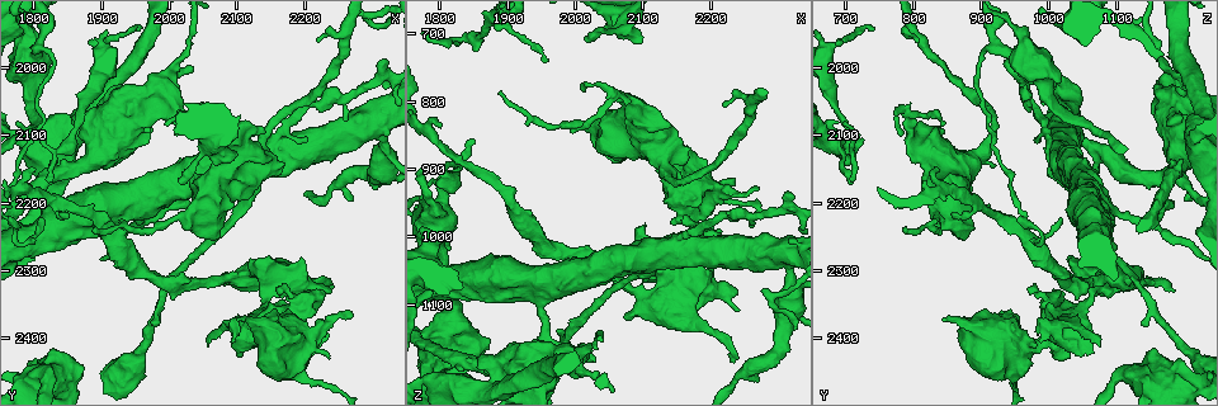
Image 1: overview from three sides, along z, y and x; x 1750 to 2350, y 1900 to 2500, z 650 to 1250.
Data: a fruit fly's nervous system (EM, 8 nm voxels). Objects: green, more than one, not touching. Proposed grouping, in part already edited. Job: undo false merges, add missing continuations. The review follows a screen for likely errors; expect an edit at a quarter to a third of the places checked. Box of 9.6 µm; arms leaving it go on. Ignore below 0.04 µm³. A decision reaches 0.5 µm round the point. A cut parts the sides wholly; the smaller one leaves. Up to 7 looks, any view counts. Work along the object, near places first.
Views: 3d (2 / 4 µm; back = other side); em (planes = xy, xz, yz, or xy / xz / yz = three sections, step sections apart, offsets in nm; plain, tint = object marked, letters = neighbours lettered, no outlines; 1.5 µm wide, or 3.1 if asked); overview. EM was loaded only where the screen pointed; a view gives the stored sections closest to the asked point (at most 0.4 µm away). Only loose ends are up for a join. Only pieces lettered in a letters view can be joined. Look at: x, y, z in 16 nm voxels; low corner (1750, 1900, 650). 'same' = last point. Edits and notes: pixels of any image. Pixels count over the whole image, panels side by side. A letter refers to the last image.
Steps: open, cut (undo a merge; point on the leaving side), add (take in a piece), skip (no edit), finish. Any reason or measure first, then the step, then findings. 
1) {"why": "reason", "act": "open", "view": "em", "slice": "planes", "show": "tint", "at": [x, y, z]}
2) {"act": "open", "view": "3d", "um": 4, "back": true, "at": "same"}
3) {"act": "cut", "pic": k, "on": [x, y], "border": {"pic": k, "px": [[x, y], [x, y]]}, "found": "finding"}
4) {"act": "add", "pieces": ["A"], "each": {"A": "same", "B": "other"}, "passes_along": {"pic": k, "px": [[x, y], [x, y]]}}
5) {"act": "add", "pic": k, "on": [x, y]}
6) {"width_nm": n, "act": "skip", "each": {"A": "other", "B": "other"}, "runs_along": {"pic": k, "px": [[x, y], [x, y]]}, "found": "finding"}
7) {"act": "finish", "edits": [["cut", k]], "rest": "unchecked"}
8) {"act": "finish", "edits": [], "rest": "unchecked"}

{"why": "calibre changes", "act": "open", "view": "em", "slice": "xz", "step": 4, "show": "tint", "at": [1905, 2230, 950]}

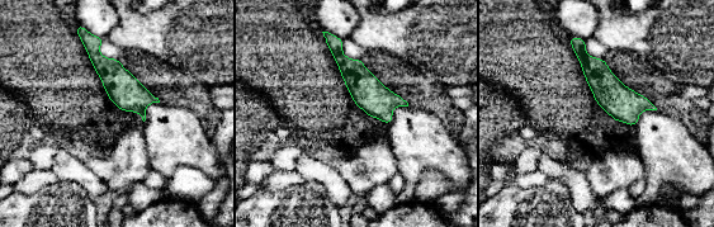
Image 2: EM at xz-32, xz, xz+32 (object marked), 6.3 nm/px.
{"why": "what lies round it", "act": "open", "view": "em", "slice": "xz", "step": 4, "show": "letters", "at": "same"}

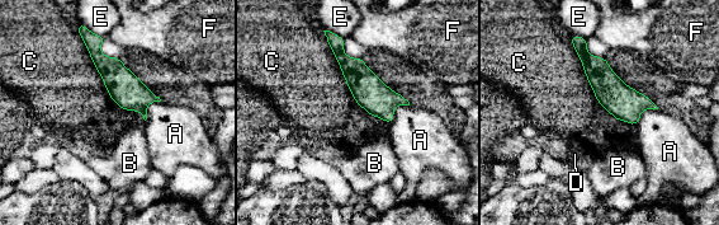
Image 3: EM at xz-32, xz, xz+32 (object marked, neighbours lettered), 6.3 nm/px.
{"act": "skip", "each": {"A": "other", "B": "other", "C": "other", "D": "other", "E": "other", "F": "other"}, "runs_along": {"pic": 3, "px": [[81, 28], [143, 111]]}, "found": "all the same neuron"}

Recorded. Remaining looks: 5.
{"why": "free end", "act": "open", "view": "em", "slice": "yz", "step": 8, "show": "letters", "at": [1805, 2150, 835]}

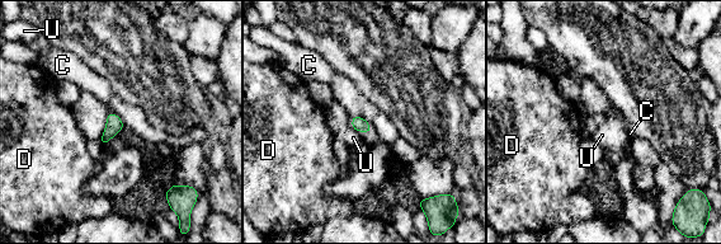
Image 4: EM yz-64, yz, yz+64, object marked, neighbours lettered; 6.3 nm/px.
{"act": "skip", "each": {"C": "other", "D": "other", "U": "other"}, "border": {"pic": 4, "px": [[352, 127], [359, 132]]}, "found": "no lettered piece goes on from it"}

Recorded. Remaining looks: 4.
{"act": "open", "view": "3d", "um": 4, "at": [2195, 2460, 950]}

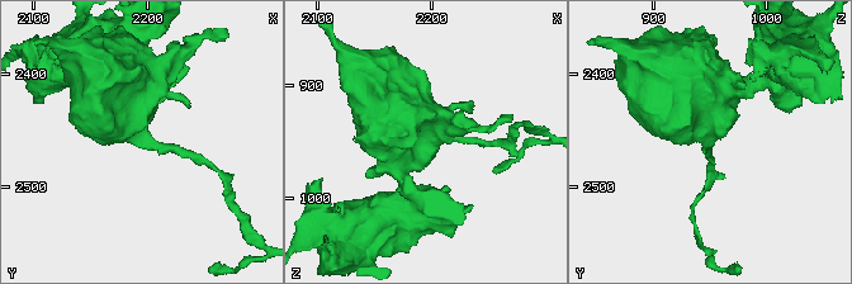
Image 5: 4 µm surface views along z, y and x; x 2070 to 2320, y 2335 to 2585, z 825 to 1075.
{"act": "open", "view": "em", "slice": "yz", "step": 8, "show": "tint", "at": [2196, 2458, 948]}

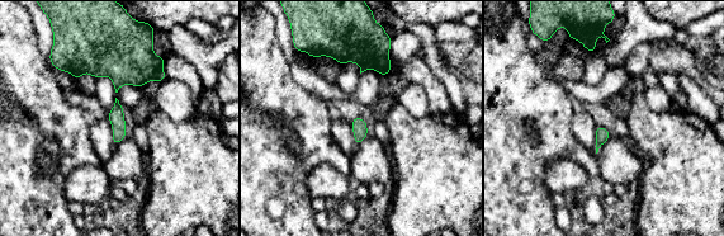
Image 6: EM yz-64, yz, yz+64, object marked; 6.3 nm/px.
{"act": "open", "view": "em", "slice": "yz", "step": 8, "show": "letters", "at": "same"}

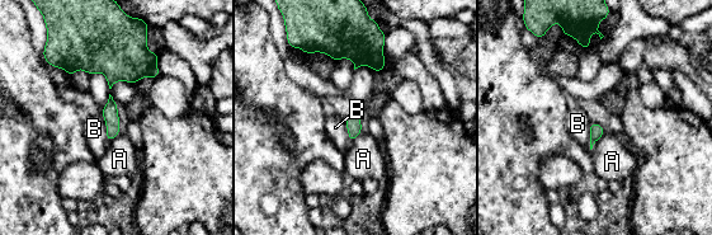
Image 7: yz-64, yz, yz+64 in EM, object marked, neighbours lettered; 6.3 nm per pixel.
{"longest_contact_nm": ["B", 200], "act": "skip", "each": {"A": "other", "B": "other"}, "border": {"pic": 7, "px": [[100, 112], [108, 141]]}, "found": "continuous, no second neuron"}

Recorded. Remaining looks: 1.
{"act": "finish", "edits": [], "rest": "unchecked"}

